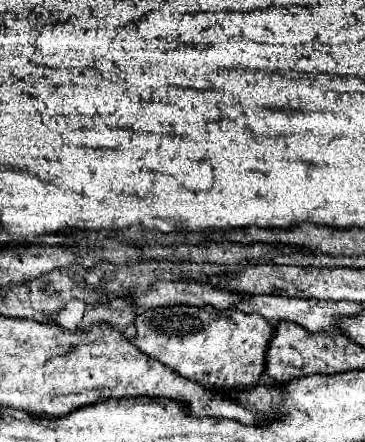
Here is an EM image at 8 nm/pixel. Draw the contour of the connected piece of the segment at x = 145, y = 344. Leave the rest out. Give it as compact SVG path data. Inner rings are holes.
M174 305L174 307L156 307L144 309L134 319L134 345L148 357L164 363L172 371L180 373L186 379L200 383L206 389L244 389L258 383L264 373L264 355L266 345L274 333L270 321L260 315L248 315L238 309L216 311L214 307L192 307L192 305Z

